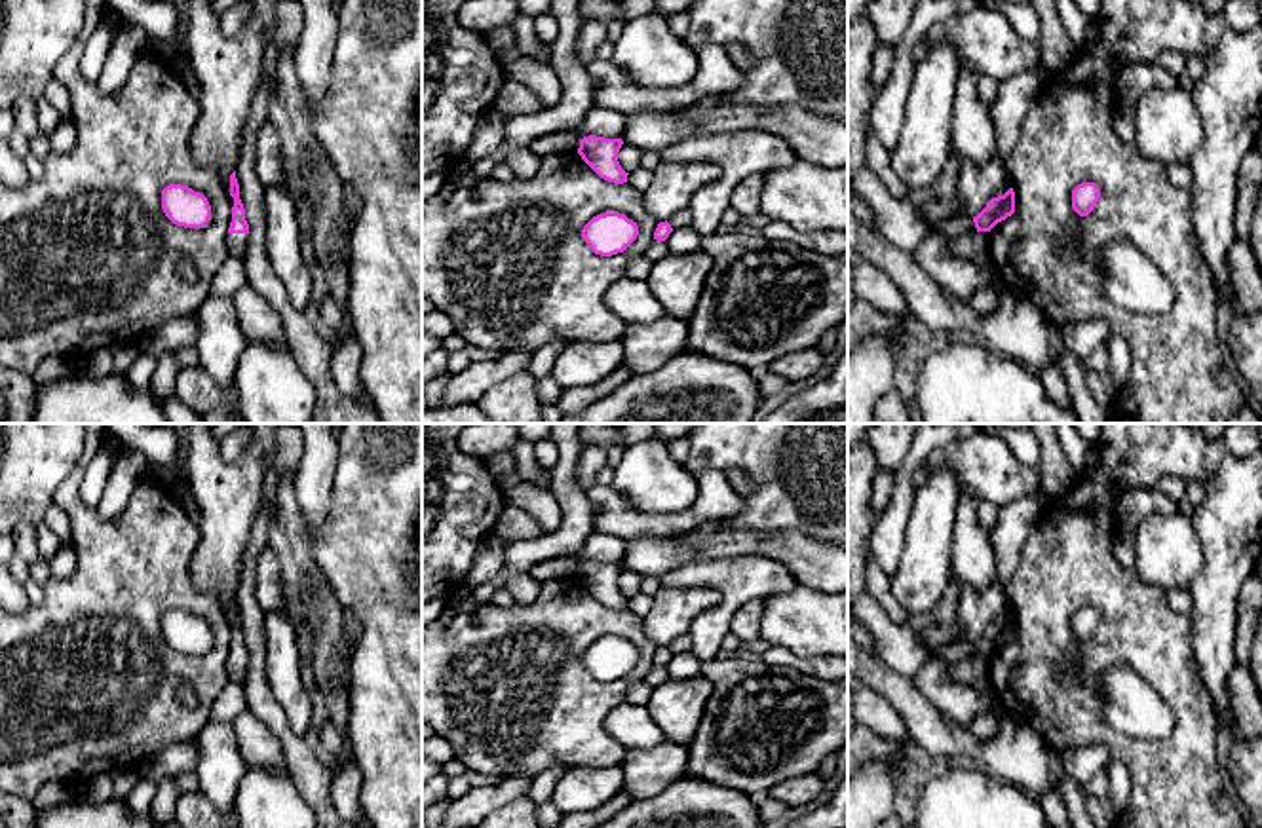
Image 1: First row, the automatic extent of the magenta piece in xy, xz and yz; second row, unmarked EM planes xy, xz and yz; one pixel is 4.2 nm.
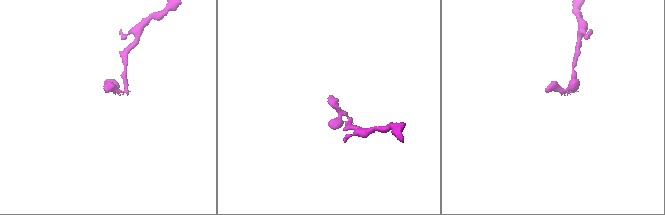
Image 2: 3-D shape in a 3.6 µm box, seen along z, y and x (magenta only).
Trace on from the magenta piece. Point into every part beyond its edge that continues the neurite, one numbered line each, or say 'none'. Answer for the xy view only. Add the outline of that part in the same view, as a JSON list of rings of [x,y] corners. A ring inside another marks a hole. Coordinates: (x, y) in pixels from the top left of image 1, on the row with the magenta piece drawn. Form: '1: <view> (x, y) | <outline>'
1: xy (236, 244) | [[[228,234],[226,237],[228,254],[243,260],[247,251],[247,241],[249,241],[247,234]]]

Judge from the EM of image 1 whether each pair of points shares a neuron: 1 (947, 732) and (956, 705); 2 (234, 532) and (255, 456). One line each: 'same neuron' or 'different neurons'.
1: different neurons
2: same neuron

